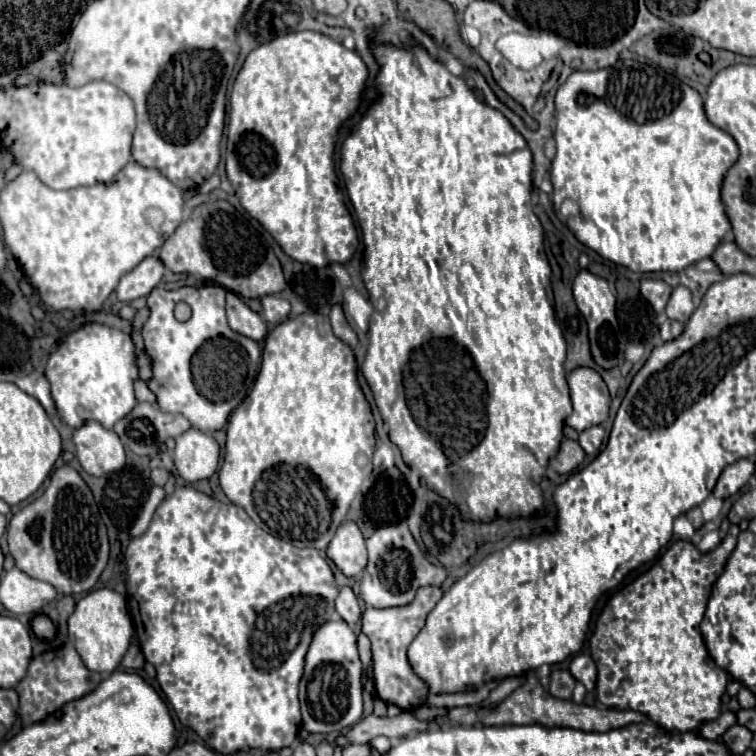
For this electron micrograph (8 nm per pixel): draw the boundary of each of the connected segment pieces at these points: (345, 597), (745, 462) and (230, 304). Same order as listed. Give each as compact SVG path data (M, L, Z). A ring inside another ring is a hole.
M351 587L339 589L339 595L335 599L335 607L337 607L337 613L341 615L341 619L347 621L349 625L355 625L361 621L361 609L359 609L357 597Z
M739 459L737 463L723 469L723 475L719 477L719 483L715 485L713 495L721 497L721 499L737 495L753 473L755 473L755 461L753 459Z
M227 293L227 319L229 327L257 343L261 343L267 335L267 325L259 317L259 313L251 311L235 293Z

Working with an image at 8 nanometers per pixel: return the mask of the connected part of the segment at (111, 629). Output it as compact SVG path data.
M111 589L91 591L87 597L83 597L75 605L75 611L67 622L68 637L89 671L97 671L97 673L115 671L115 667L121 663L121 659L129 647L129 641L135 634L131 620L125 597Z

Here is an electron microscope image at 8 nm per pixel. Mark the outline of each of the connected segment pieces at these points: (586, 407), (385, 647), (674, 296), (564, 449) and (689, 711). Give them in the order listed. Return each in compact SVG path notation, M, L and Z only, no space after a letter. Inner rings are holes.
M579 367L567 375L567 383L571 389L573 411L565 423L577 433L603 423L609 413L611 397L601 375L589 367Z
M421 587L415 599L403 607L387 607L375 609L367 607L363 613L363 633L371 639L371 653L373 653L373 679L377 697L383 699L387 705L397 705L401 711L413 711L425 703L425 693L419 697L419 691L427 691L427 683L413 671L407 659L407 647L417 637L417 633L425 625L425 617L443 597L441 587Z
M681 285L675 287L671 293L671 299L667 303L667 317L681 321L681 323L687 323L689 317L693 315L693 311L695 311L695 305L691 301L691 291Z
M563 437L557 455L549 459L549 469L557 473L571 473L583 463L583 457L585 457L585 451L581 449L581 445L573 439Z
M731 525L727 537L721 541L719 547L715 547L709 553L699 553L695 545L687 541L675 541L663 555L661 559L643 575L639 575L633 583L625 585L617 593L627 593L627 595L613 595L603 613L597 619L595 633L591 637L591 657L597 665L597 695L599 701L607 707L613 709L633 709L643 715L647 715L653 723L657 723L663 731L667 733L687 733L699 729L701 723L713 721L721 713L721 695L727 687L727 673L715 665L711 659L701 631L699 623L703 619L707 599L711 593L711 579L709 577L719 577L729 553L735 549L739 535L739 525ZM617 619L623 619L625 629L615 637L615 623Z

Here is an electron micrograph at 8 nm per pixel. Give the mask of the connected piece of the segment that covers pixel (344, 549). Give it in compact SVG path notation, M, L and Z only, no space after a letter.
M343 521L327 547L327 557L347 575L359 577L367 565L365 539L355 521Z

